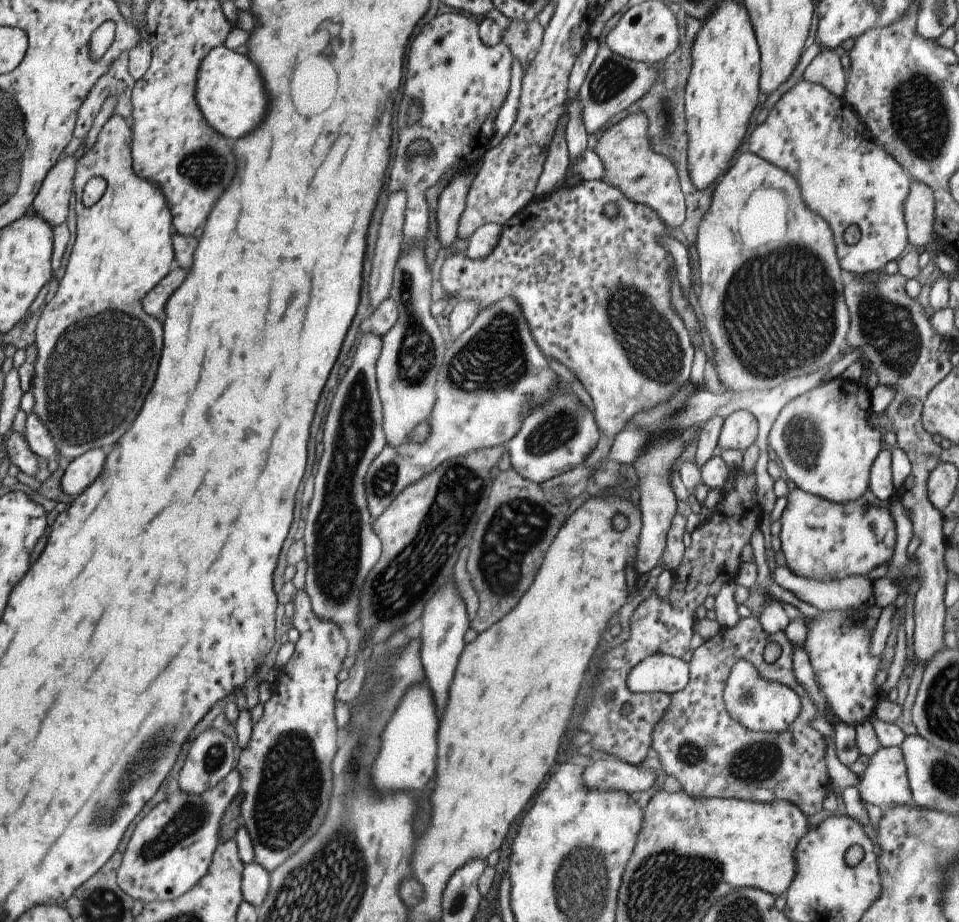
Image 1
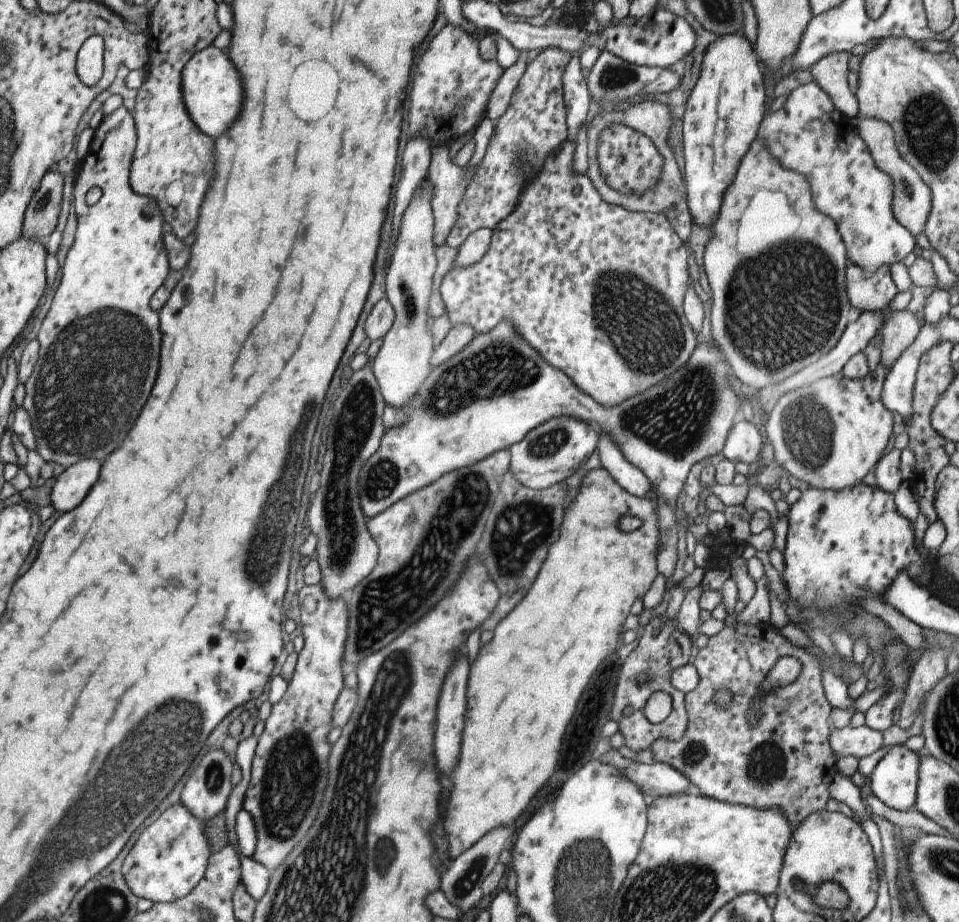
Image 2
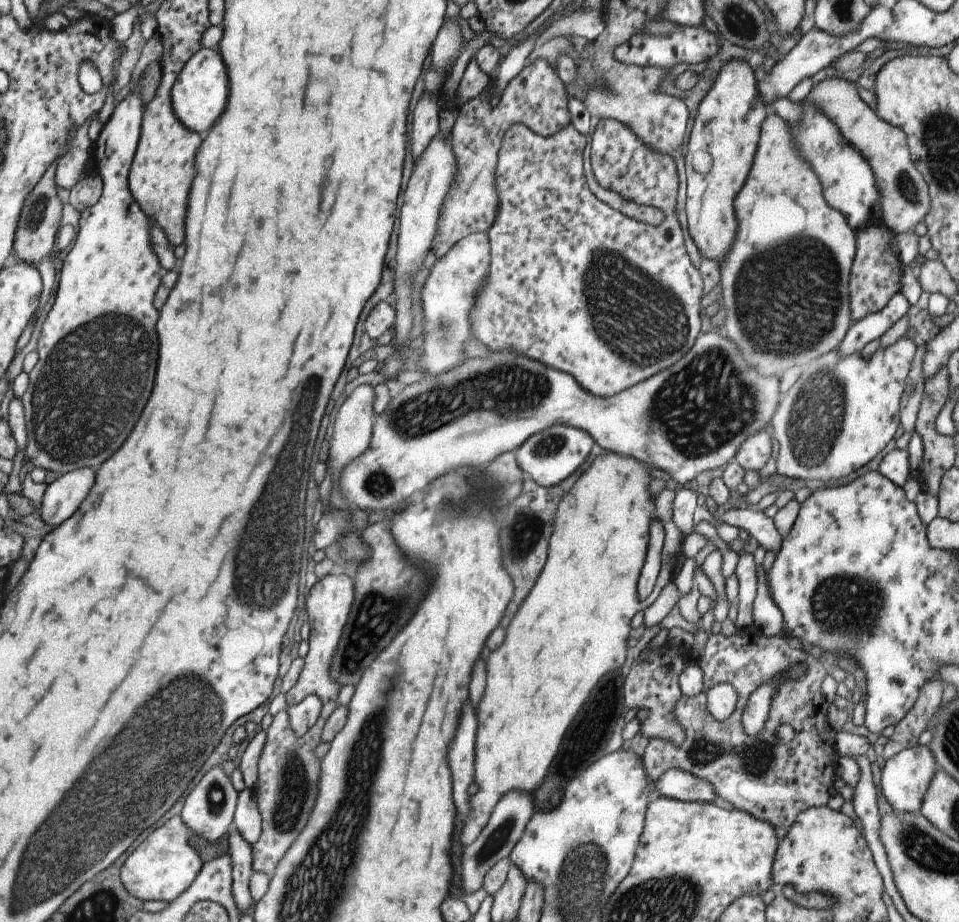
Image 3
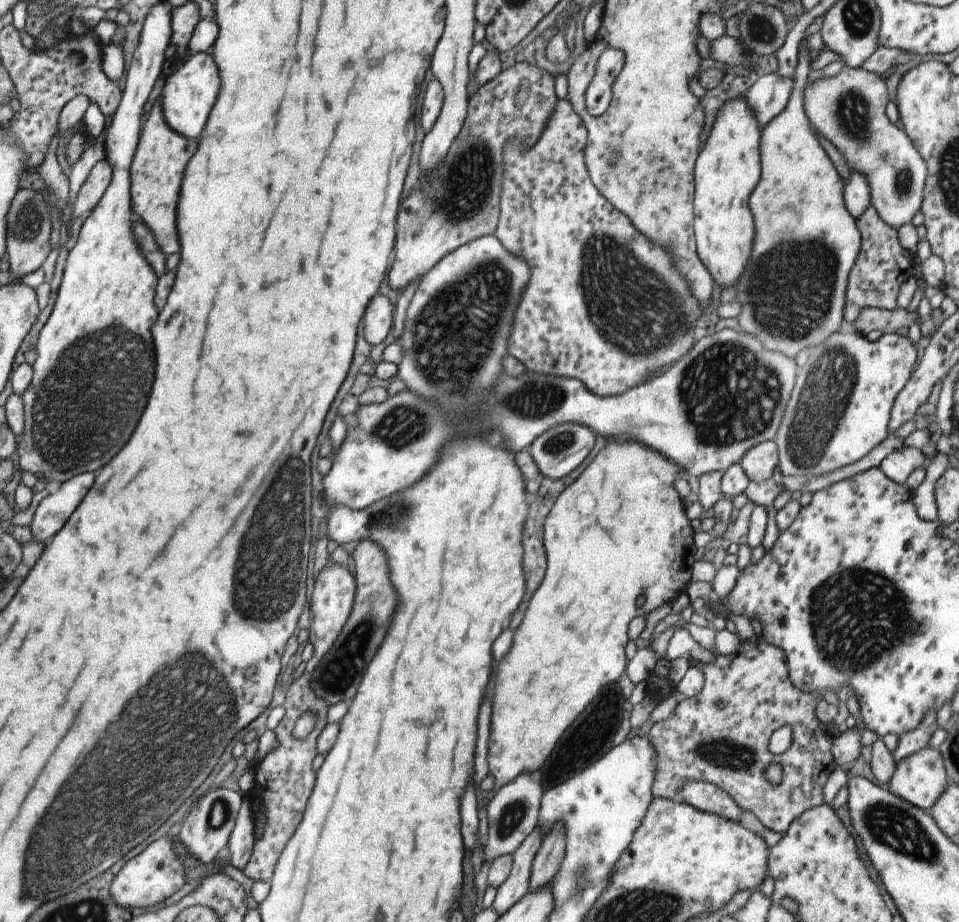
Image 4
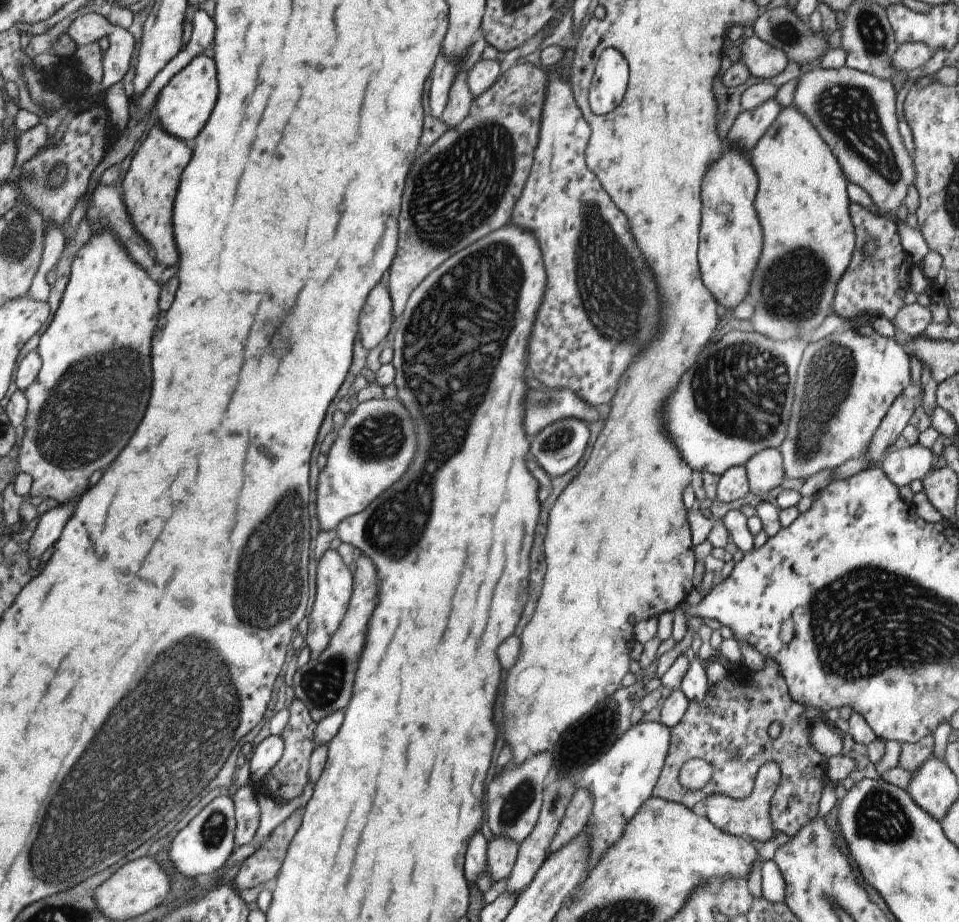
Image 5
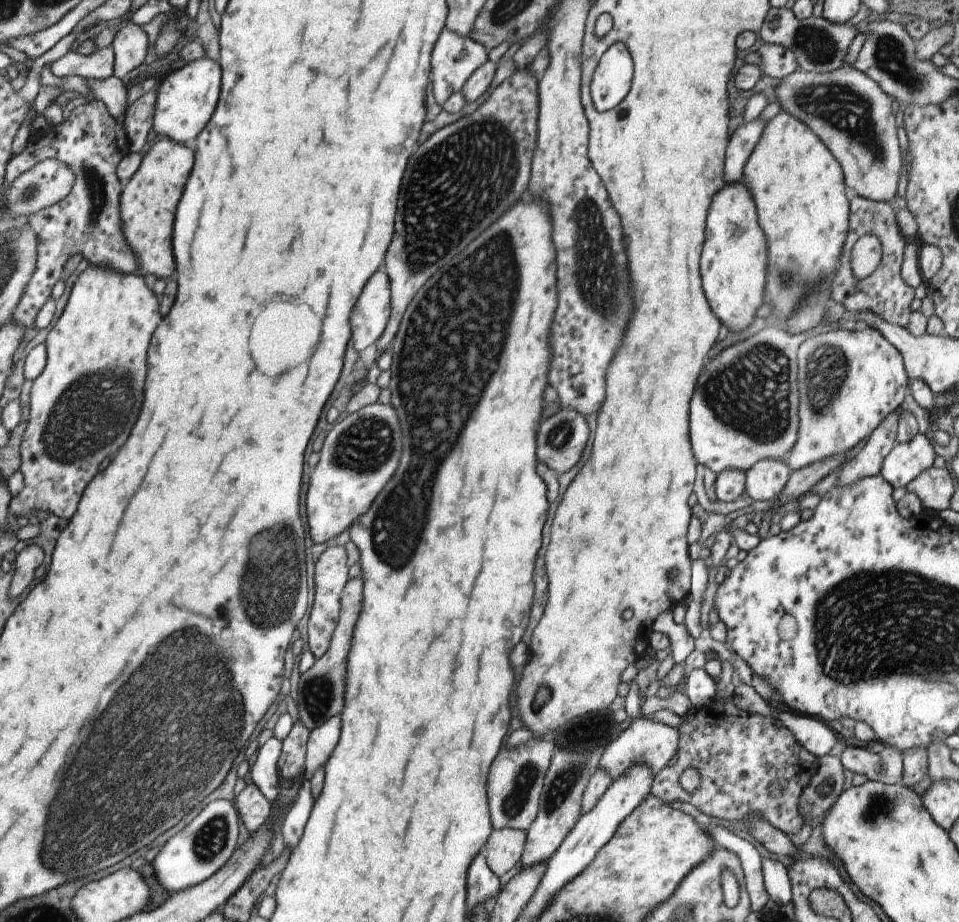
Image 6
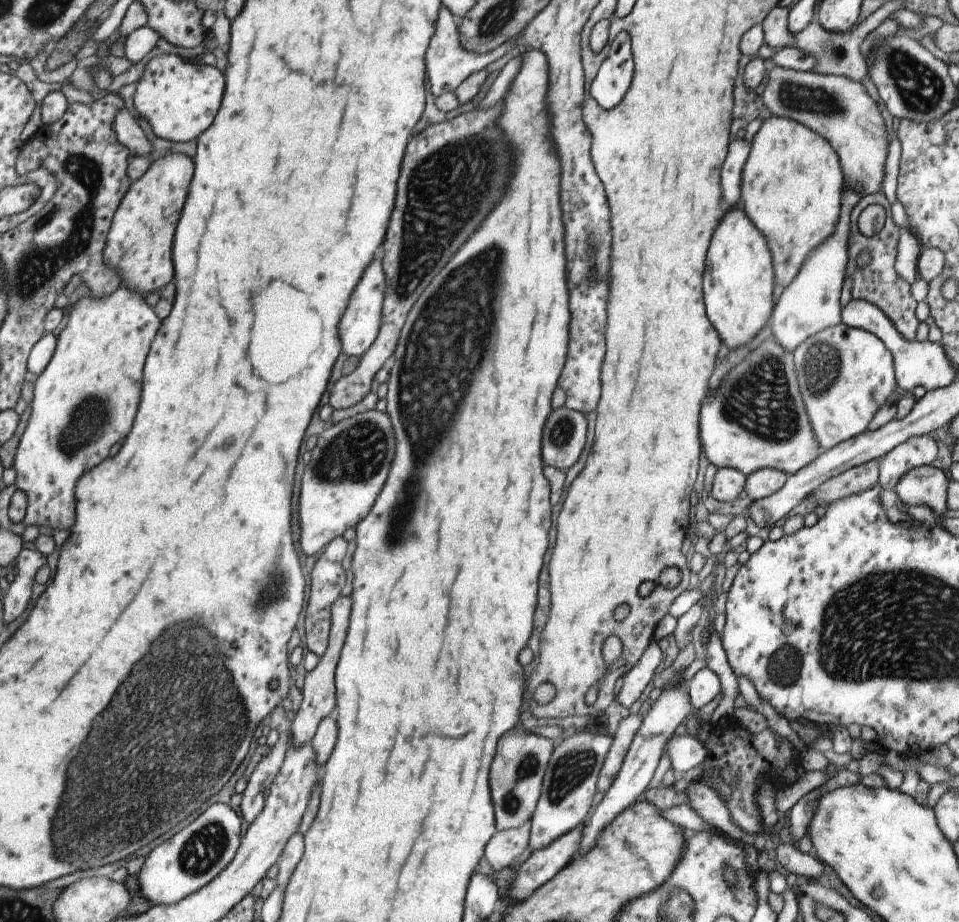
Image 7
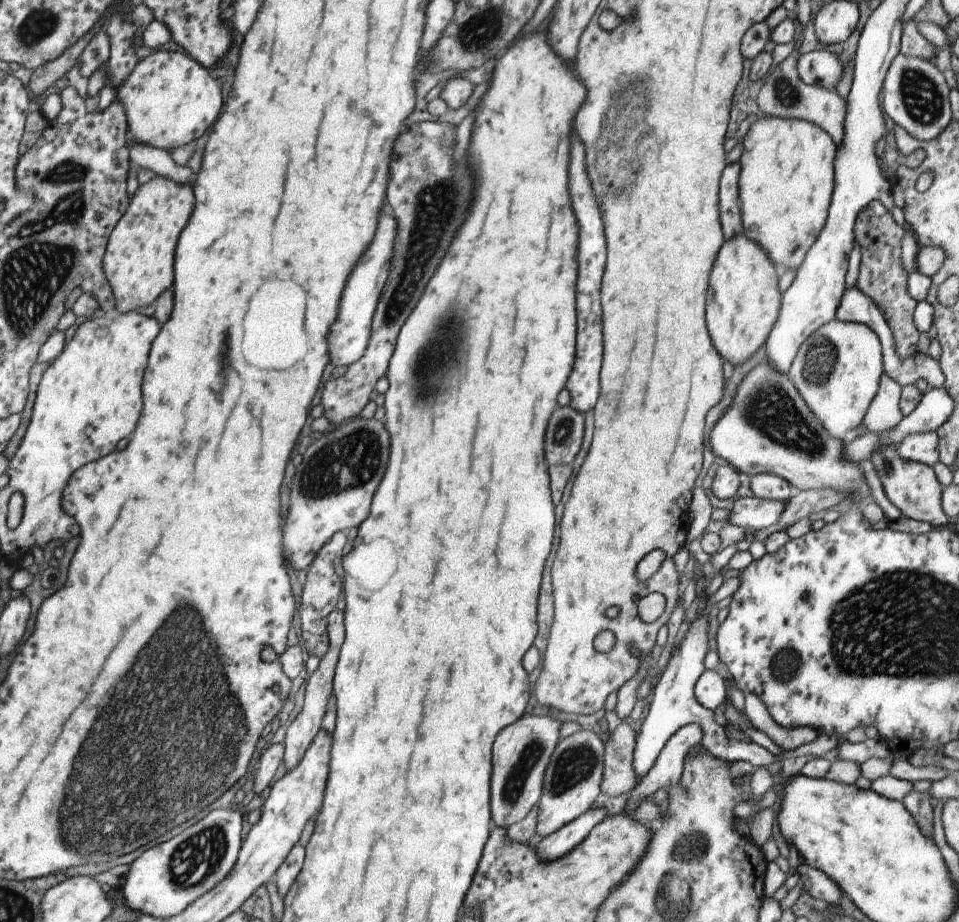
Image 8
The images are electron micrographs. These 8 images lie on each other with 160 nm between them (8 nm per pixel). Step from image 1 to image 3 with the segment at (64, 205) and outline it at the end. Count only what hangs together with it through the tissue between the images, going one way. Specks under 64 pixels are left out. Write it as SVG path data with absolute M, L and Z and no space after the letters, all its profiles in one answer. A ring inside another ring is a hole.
M61 155L57 156L41 175L39 182L32 188L32 191L27 194L23 199L21 210L17 219L17 228L14 232L14 239L12 242L13 252L17 256L19 261L23 261L27 264L33 264L37 266L37 262L45 256L49 256L53 253L55 242L55 236L59 230L59 220L61 218L61 203L55 189L57 188L54 181L54 172L57 162L61 158Z

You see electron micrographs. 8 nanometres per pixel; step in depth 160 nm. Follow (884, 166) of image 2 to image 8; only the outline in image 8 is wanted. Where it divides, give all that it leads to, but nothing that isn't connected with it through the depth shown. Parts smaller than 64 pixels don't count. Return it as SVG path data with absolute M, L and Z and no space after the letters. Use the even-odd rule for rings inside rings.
M795 44L795 49L765 79L756 96L757 108L770 117L799 119L813 123L827 132L837 148L838 144L842 142L846 102L834 88L824 89L817 84L808 85L798 77L796 71L798 46L799 44Z

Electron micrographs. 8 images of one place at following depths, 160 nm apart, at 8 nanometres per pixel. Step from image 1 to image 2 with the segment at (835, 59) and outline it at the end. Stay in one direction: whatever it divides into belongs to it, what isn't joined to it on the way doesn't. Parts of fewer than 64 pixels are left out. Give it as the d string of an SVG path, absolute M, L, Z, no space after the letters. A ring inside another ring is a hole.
M850 52L827 54L811 64L809 71L813 82L829 96L835 109L853 118L857 115L857 100L847 85L849 56Z

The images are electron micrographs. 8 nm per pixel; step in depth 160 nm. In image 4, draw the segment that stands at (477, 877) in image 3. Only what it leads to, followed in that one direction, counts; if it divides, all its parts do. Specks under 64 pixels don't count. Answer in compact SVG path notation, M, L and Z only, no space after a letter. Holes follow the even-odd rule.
M521 773L511 782L499 787L486 804L487 840L480 846L483 850L483 862L491 862L501 855L512 855L525 837L537 825L537 813L542 797L539 774Z

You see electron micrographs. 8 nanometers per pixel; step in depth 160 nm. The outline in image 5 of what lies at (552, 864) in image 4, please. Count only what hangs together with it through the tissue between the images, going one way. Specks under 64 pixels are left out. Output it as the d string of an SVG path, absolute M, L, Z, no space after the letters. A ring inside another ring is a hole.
M583 788L576 790L571 796L571 801L565 808L565 812L563 812L563 818L561 818L553 838L551 838L551 844L545 852L545 856L553 856L555 850L559 852L561 846L565 846L567 842L573 842L573 838L584 828L587 816L591 812L591 806L593 806L591 794Z

